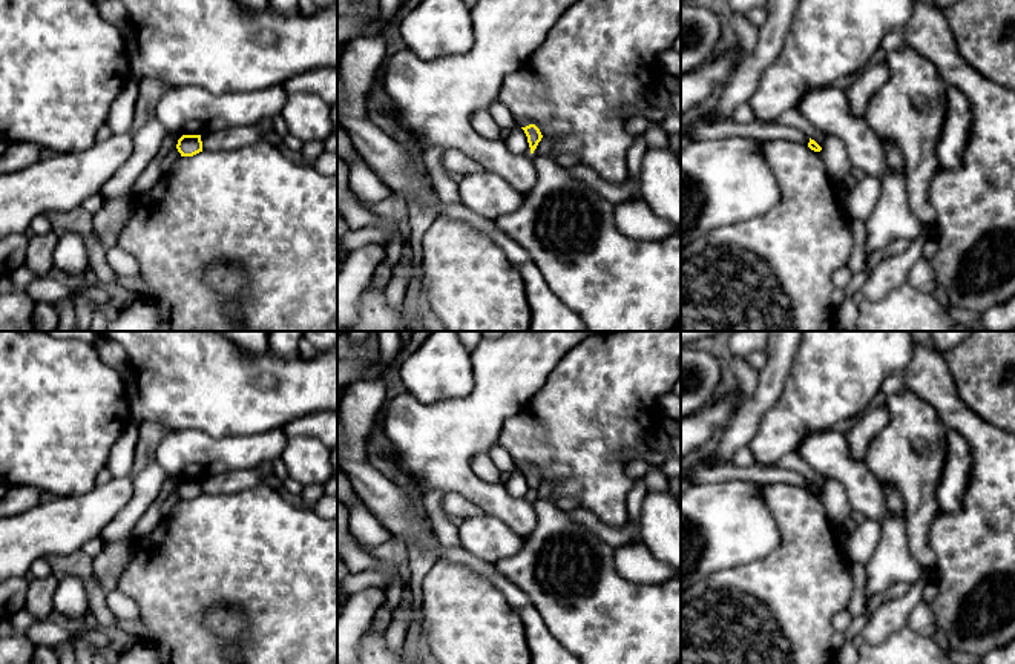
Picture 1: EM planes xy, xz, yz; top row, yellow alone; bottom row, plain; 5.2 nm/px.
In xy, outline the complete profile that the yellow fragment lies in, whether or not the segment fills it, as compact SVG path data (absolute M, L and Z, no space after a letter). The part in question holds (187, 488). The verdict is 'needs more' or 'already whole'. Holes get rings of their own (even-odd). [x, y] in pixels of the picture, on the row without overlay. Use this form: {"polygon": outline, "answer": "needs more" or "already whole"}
{"polygon": "M182 478L178 483L176 492L181 497L181 500L193 500L202 495L201 478Z", "answer": "already whole"}

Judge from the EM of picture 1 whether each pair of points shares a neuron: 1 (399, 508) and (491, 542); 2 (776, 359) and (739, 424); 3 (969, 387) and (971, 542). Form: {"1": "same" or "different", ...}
{"1": "different", "2": "same", "3": "different"}

